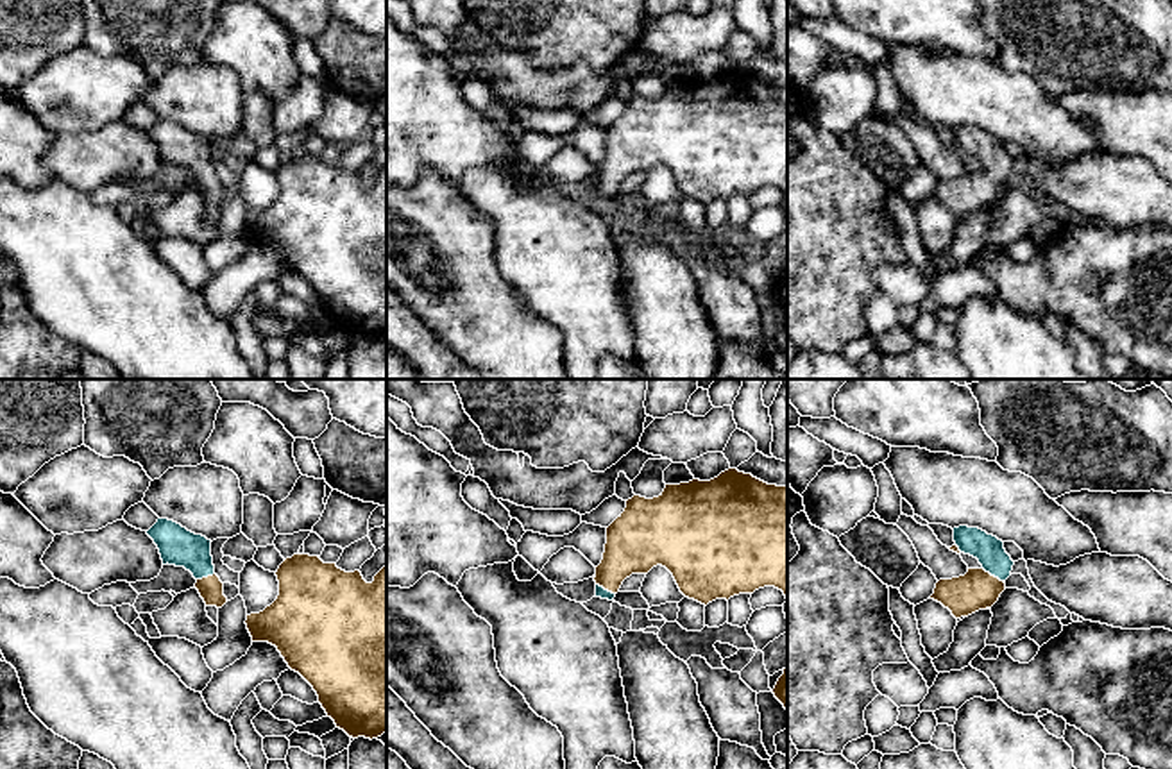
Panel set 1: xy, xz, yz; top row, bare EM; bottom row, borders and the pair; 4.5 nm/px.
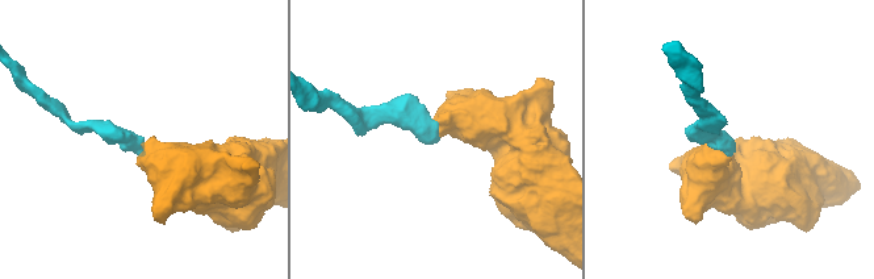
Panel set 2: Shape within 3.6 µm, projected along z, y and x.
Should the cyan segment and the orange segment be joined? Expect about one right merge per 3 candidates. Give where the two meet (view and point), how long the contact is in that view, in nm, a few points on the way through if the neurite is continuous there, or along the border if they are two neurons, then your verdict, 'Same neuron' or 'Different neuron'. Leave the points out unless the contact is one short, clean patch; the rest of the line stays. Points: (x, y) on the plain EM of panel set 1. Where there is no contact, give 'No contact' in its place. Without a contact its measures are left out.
Touches cyan at yz (993, 174). Shared border 130 nm. Same neuron

